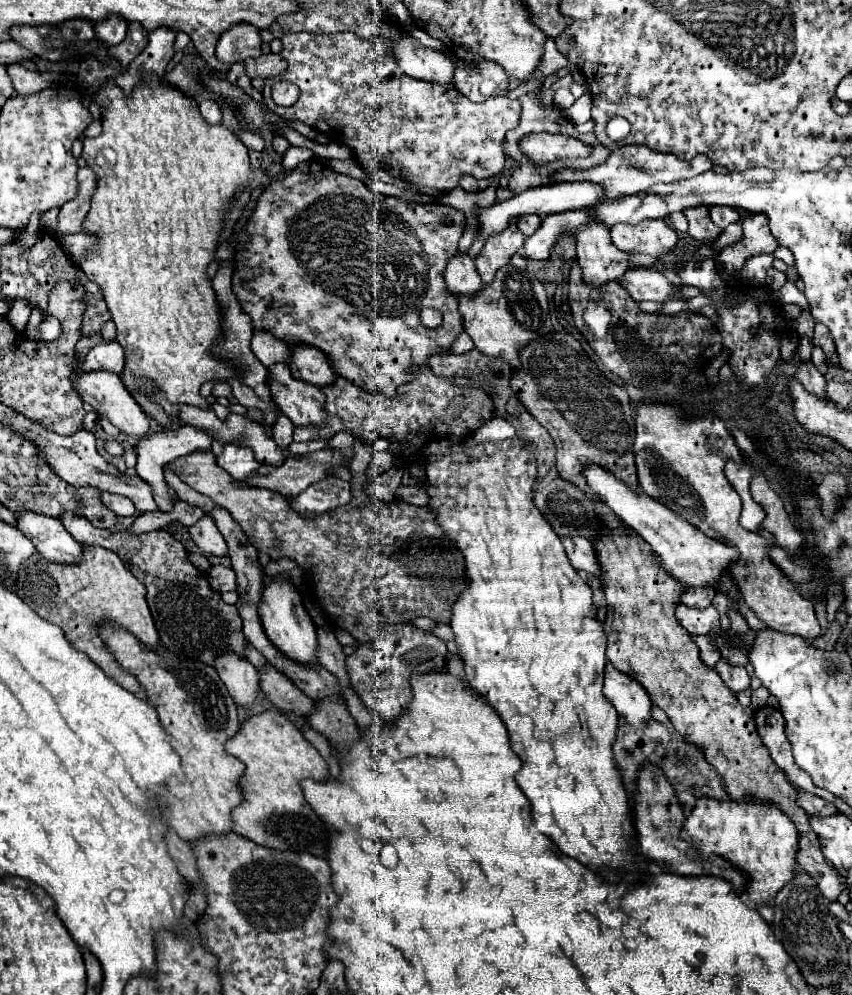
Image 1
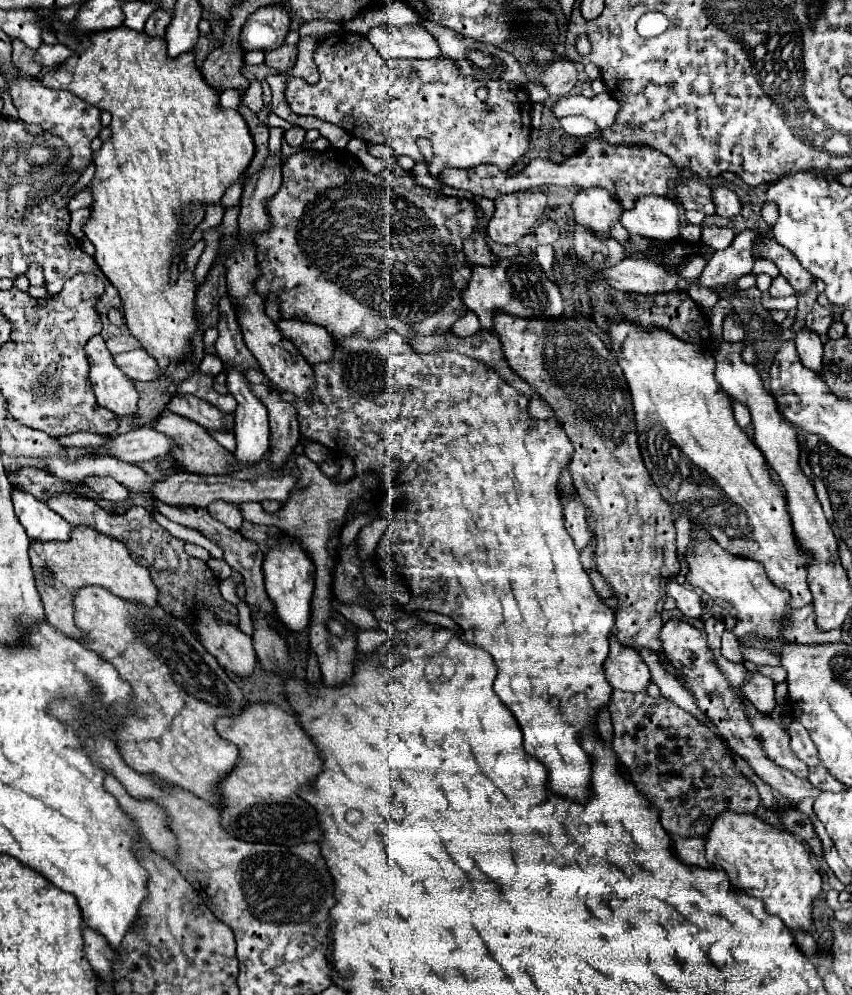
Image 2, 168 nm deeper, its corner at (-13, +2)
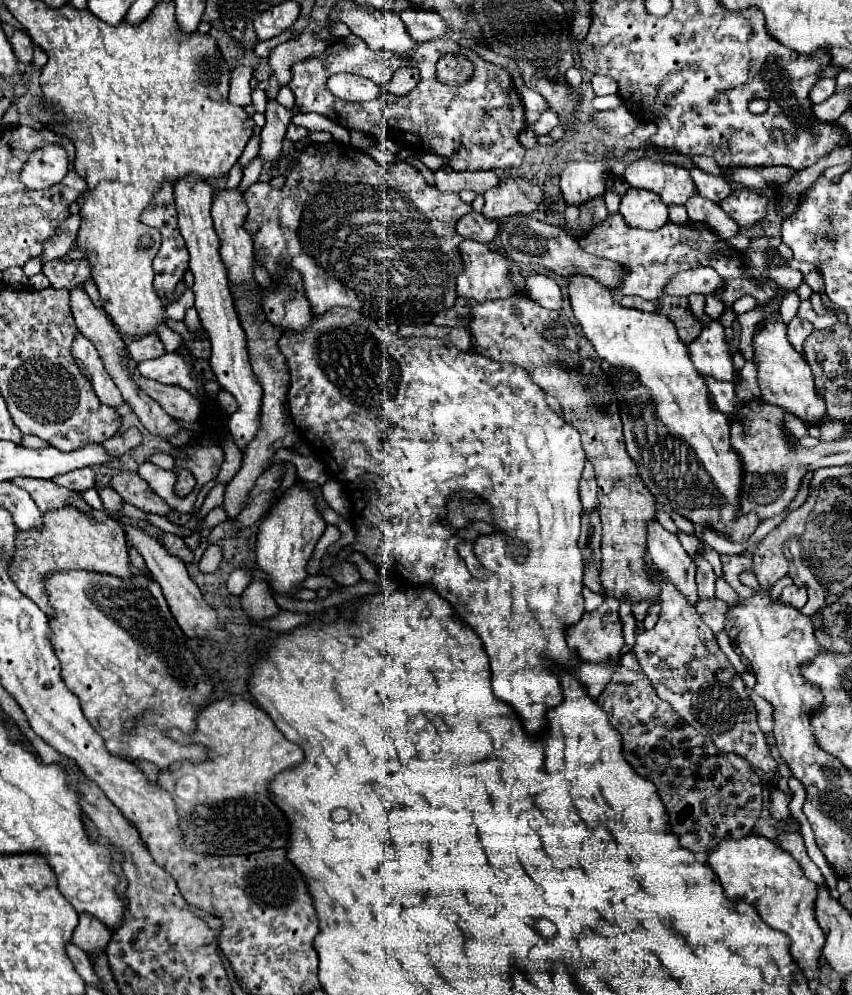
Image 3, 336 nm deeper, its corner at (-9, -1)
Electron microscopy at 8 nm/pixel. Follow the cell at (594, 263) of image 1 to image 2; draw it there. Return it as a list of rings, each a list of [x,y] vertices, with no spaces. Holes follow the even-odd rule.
[[[594,189],[578,191],[572,209],[576,223],[592,231],[602,241],[612,239],[610,227],[612,223],[620,221],[624,213],[622,207],[618,207],[618,201],[608,191],[594,191]]]

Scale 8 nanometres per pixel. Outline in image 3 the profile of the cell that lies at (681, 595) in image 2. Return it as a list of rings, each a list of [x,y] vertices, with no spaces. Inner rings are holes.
[[[658,520],[648,522],[646,550],[652,564],[662,572],[662,576],[674,582],[678,590],[686,594],[686,598],[690,598],[690,604],[694,604],[698,598],[694,582],[694,562],[690,562],[690,556],[678,542],[676,534],[662,528]]]

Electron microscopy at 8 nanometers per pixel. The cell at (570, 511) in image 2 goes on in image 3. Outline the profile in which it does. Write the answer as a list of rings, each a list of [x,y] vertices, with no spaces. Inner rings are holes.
[[[590,462],[584,464],[582,478],[580,478],[580,500],[584,510],[592,510],[598,506],[596,500],[596,478],[594,478],[594,468]]]

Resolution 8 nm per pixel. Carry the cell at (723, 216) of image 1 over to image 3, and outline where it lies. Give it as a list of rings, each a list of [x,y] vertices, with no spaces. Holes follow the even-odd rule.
[[[692,168],[690,170],[692,178],[694,178],[694,184],[696,184],[696,190],[698,194],[702,194],[704,198],[720,204],[722,198],[726,198],[726,194],[730,194],[730,184],[726,182],[726,178],[722,176],[712,176],[712,174],[706,174],[704,170],[700,168]]]

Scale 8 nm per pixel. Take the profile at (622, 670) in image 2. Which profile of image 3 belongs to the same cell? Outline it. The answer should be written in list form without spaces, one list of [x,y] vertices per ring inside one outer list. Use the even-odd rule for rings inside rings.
[[[604,594],[604,604],[598,606],[592,612],[584,612],[580,622],[568,626],[566,634],[566,644],[570,650],[574,650],[582,660],[588,662],[606,662],[606,660],[616,660],[622,656],[622,646],[624,646],[624,638],[622,638],[622,624],[618,618],[618,598],[606,596]]]

